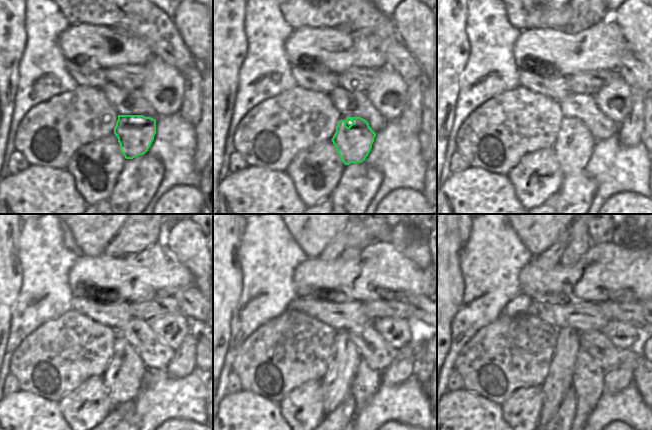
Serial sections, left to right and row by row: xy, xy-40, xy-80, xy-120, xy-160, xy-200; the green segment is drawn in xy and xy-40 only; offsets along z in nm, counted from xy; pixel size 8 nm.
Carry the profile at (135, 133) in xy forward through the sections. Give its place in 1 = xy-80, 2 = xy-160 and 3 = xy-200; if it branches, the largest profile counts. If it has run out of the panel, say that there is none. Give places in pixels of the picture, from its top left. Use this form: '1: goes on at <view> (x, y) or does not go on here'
1: goes on at xy-80 (573, 146)
2: goes on at xy-160 (336, 382)
3: goes on at xy-200 (558, 381)

